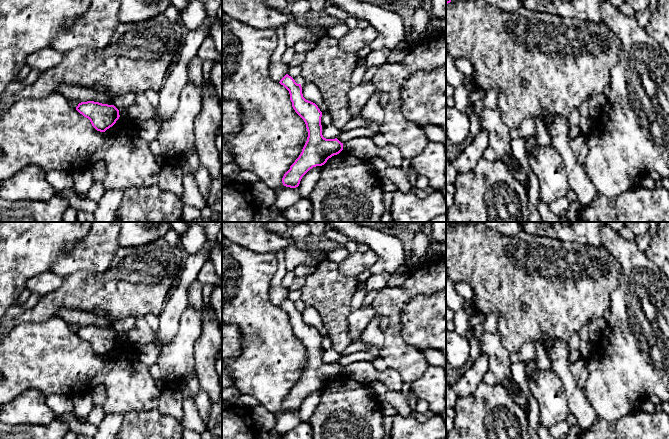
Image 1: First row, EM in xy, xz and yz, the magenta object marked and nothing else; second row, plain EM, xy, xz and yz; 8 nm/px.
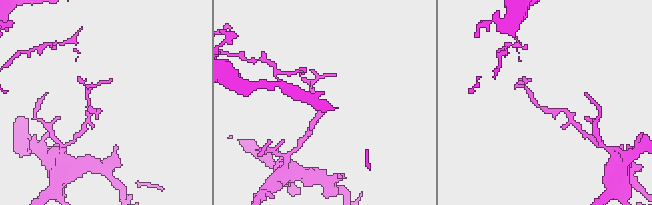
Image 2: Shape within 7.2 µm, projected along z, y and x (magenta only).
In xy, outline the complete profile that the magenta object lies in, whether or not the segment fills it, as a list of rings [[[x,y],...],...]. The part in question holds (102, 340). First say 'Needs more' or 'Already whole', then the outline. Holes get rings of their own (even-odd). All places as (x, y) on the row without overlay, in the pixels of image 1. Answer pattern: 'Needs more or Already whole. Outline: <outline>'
Already whole. Outline: [[[94,325],[81,326],[76,334],[88,342],[92,350],[100,356],[105,356],[119,343],[119,334],[114,329]]]

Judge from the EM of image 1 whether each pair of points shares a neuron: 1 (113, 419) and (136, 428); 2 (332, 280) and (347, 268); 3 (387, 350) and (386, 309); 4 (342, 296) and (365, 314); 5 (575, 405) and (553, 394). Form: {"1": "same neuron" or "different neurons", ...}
{"1": "different neurons", "2": "different neurons", "3": "same neuron", "4": "different neurons", "5": "different neurons"}

